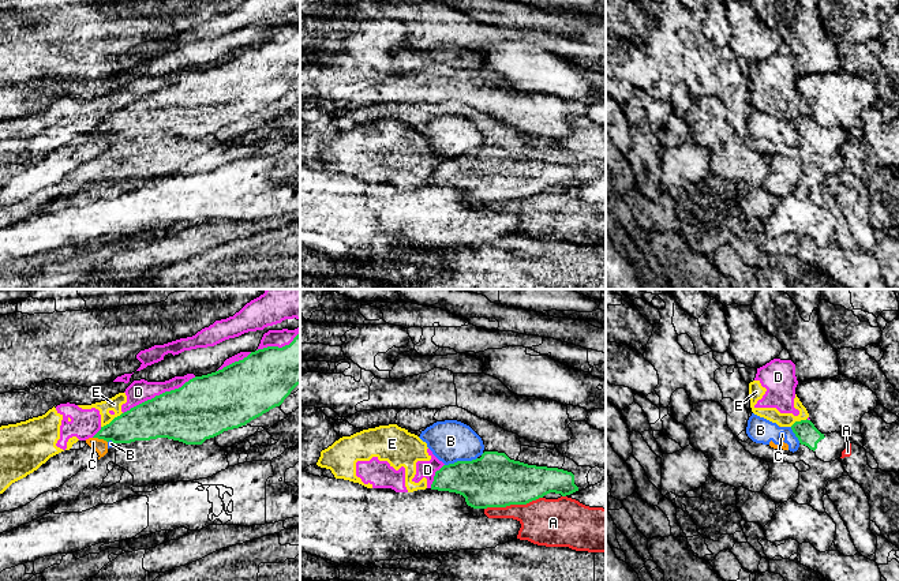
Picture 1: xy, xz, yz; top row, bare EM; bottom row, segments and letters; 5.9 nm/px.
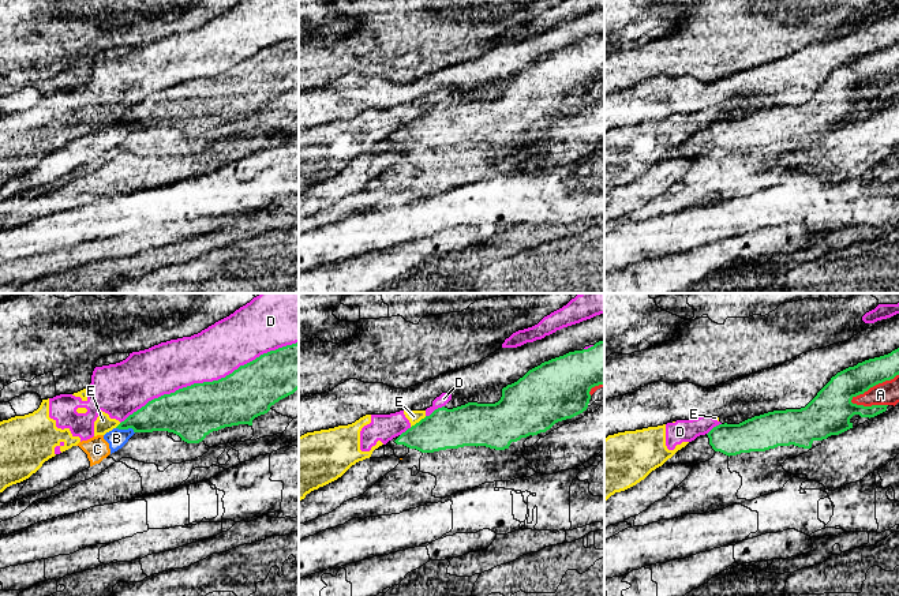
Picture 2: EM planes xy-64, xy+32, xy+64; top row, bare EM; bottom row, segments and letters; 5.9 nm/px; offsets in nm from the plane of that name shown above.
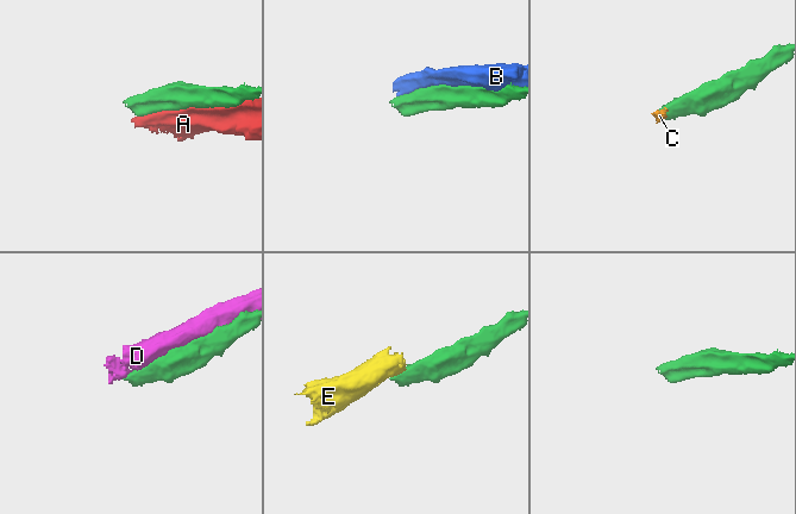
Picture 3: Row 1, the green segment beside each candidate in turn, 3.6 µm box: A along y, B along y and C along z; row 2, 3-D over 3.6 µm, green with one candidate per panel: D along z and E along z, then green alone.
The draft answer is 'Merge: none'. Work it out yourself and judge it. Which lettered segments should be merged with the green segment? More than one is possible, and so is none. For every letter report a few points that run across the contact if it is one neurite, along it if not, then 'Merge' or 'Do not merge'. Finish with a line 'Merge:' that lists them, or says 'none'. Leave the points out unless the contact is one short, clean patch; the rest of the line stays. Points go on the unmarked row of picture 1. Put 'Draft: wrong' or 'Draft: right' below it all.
A: Do not merge
B: Do not merge
C: Line: xy (93, 131), (102, 132), (107, 137). Do not merge
D: Do not merge
E: Line: xy (122, 107), (101, 122). Do not merge
Merge: none
Draft: right

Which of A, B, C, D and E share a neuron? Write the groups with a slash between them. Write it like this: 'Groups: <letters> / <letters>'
Groups: A / B C / D E

